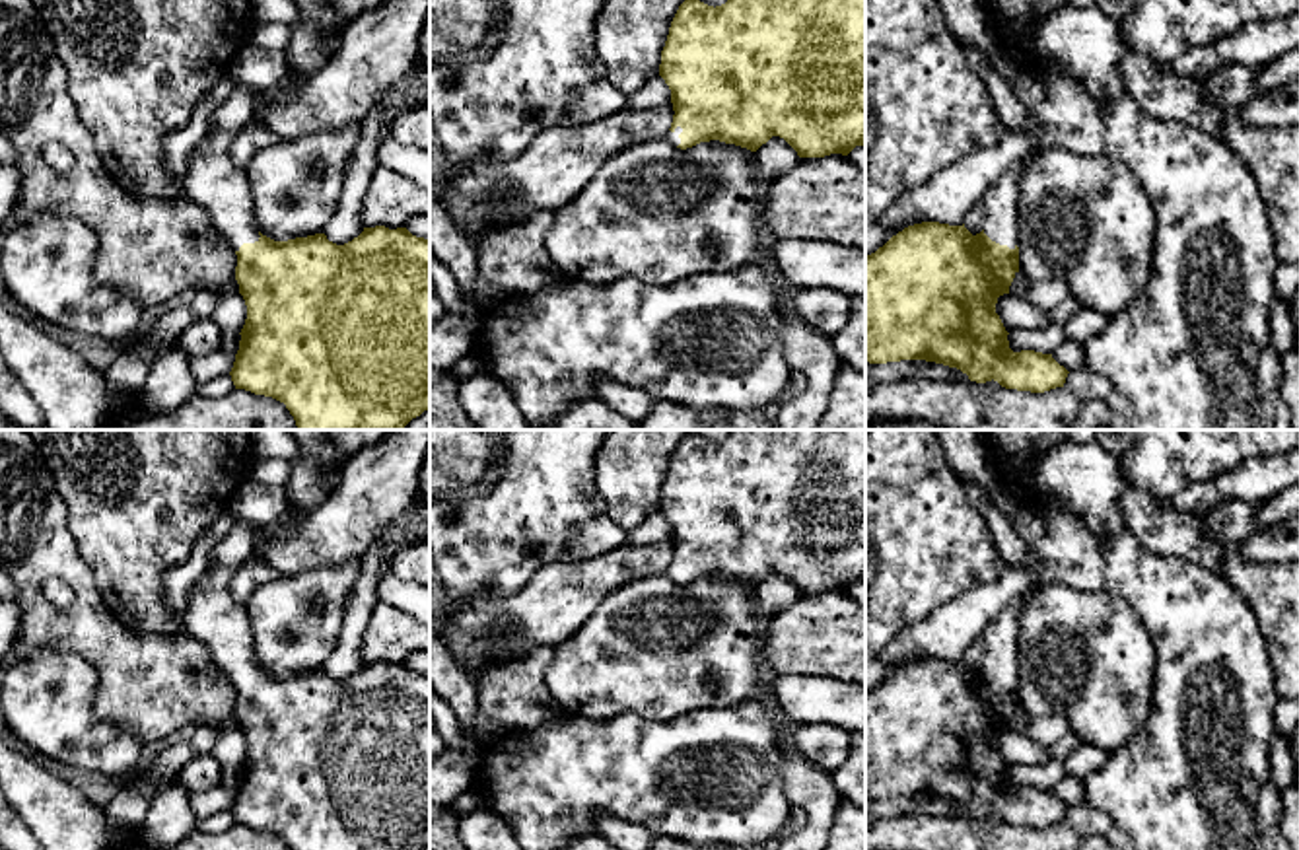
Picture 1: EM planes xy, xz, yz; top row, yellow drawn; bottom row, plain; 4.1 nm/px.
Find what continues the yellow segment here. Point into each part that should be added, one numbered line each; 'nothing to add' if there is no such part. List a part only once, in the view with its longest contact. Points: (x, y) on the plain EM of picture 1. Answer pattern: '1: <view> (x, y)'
1: yz (1000, 637)

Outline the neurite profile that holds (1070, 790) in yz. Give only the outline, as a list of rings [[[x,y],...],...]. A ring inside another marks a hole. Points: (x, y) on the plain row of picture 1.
[[[1068,774],[1052,788],[1052,794],[1060,801],[1064,801],[1068,807],[1073,807],[1085,801],[1083,780],[1068,776]]]

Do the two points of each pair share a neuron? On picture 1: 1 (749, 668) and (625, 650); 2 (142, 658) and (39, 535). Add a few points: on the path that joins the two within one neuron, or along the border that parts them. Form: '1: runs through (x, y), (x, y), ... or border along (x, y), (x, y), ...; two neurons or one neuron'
1: runs through (718, 662), (708, 654), (656, 650); one neuron
2: runs through (111, 633), (88, 609), (86, 592), (69, 566); one neuron

